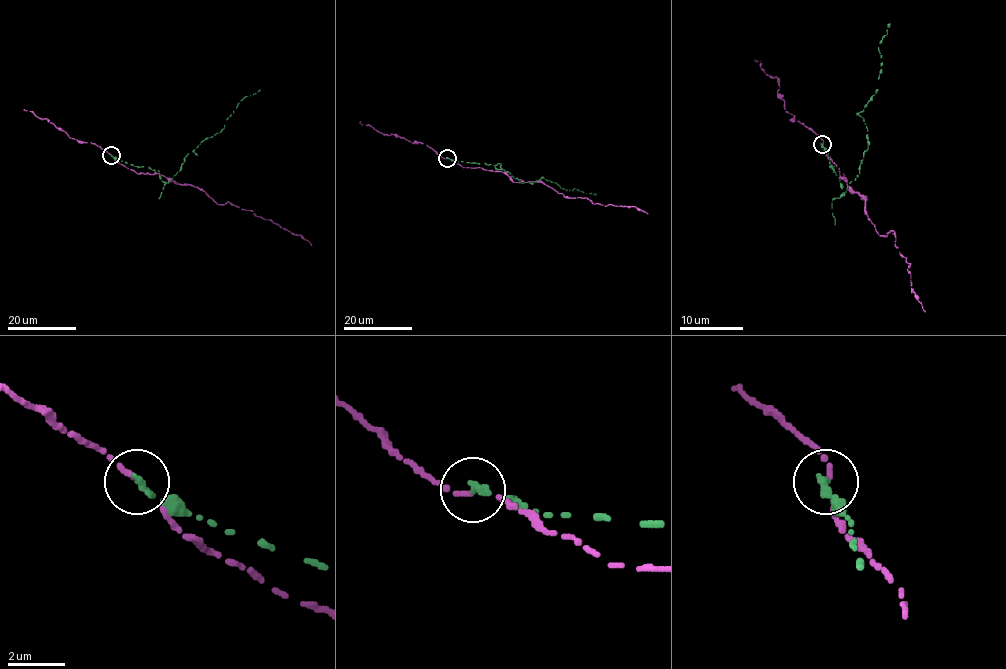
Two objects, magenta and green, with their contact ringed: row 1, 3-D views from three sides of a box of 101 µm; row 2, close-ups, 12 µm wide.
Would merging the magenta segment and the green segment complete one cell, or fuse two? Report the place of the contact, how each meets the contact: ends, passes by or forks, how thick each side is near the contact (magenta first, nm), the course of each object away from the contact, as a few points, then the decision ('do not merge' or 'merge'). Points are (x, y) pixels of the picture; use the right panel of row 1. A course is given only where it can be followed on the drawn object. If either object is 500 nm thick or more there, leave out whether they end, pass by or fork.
(822, 144) | magenta passes by | green ends | 120/280 nm | magenta via (823, 143), (839, 178), (866, 198), (866, 214), (880, 235), (894, 231), (924, 312) | green via (822, 145), (844, 195), (860, 171), (868, 148), (868, 129), (858, 113), (875, 93), (879, 47), (890, 23) | do not merge

